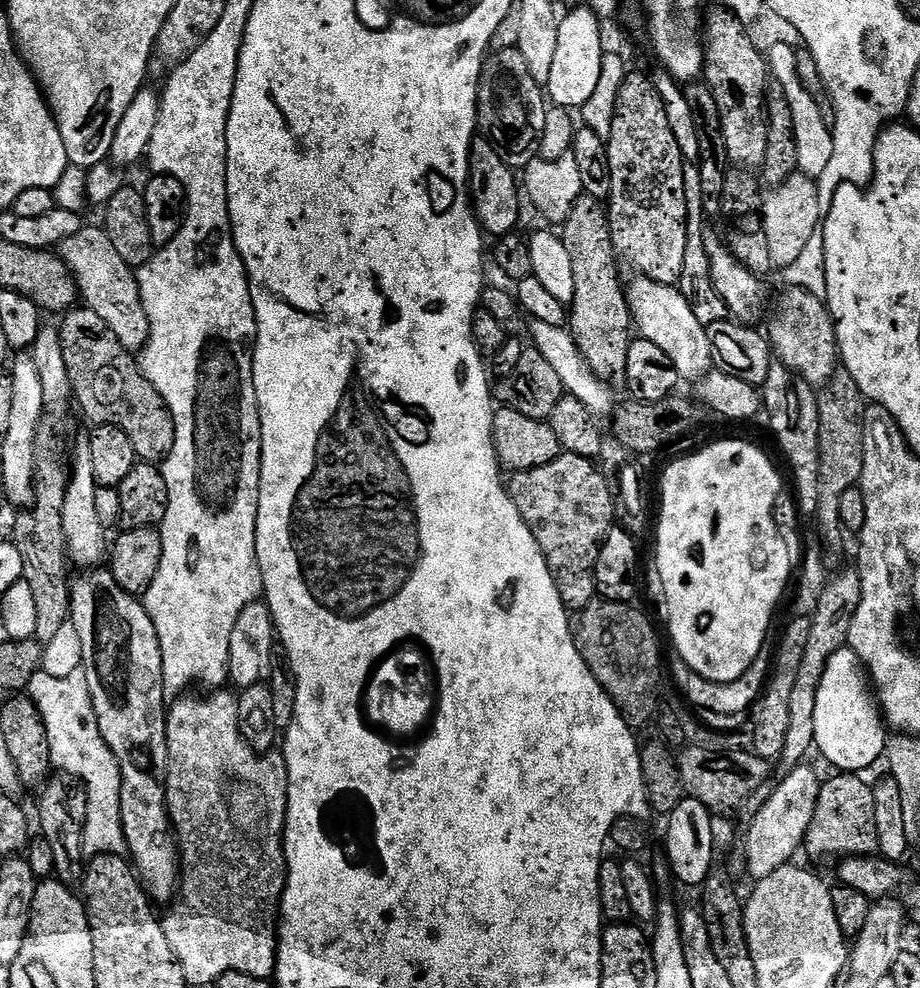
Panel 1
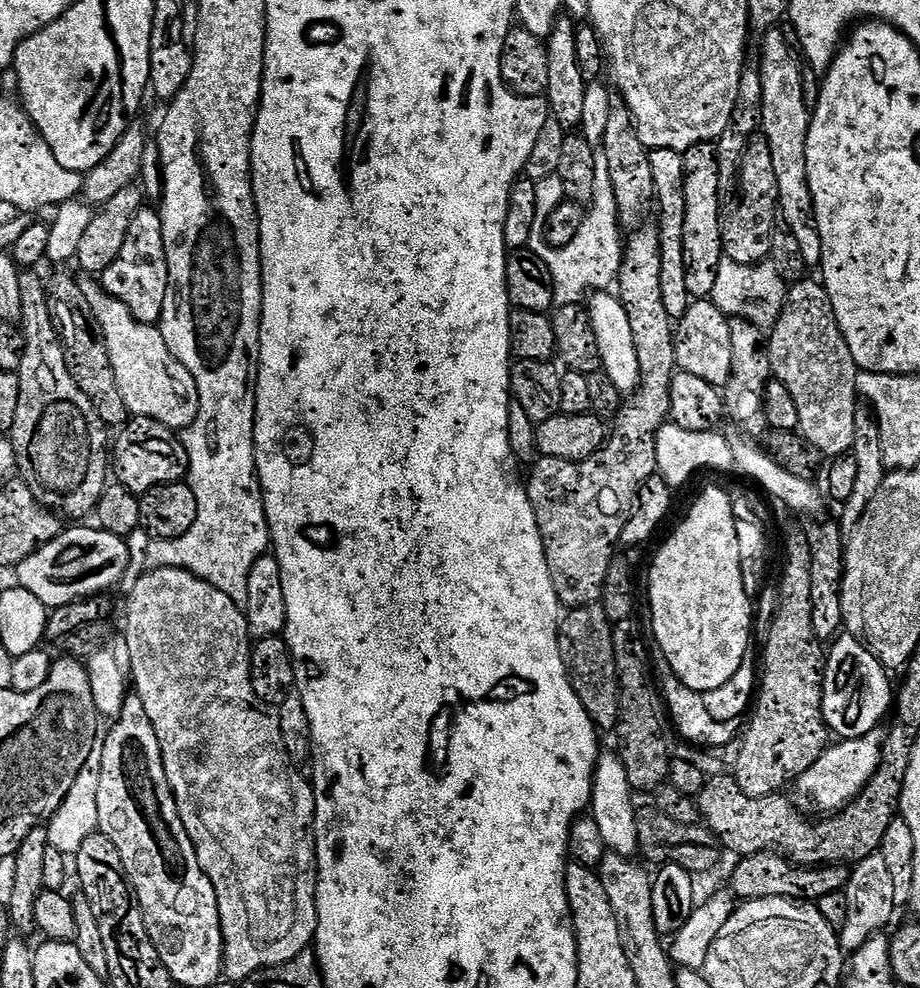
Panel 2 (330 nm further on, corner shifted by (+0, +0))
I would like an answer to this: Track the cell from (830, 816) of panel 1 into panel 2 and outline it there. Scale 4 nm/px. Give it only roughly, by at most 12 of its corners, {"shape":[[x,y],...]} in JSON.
{"shape":[[779,851],[737,859],[737,901],[818,902],[849,869],[801,866]]}

